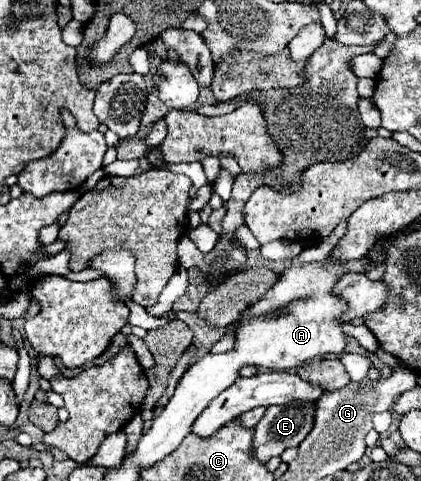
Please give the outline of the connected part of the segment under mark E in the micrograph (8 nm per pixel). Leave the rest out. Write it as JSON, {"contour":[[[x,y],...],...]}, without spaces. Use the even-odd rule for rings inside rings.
{"contour":[[[287,403],[267,407],[265,417],[255,427],[255,457],[267,463],[287,447],[299,447],[315,425],[315,403]]]}

